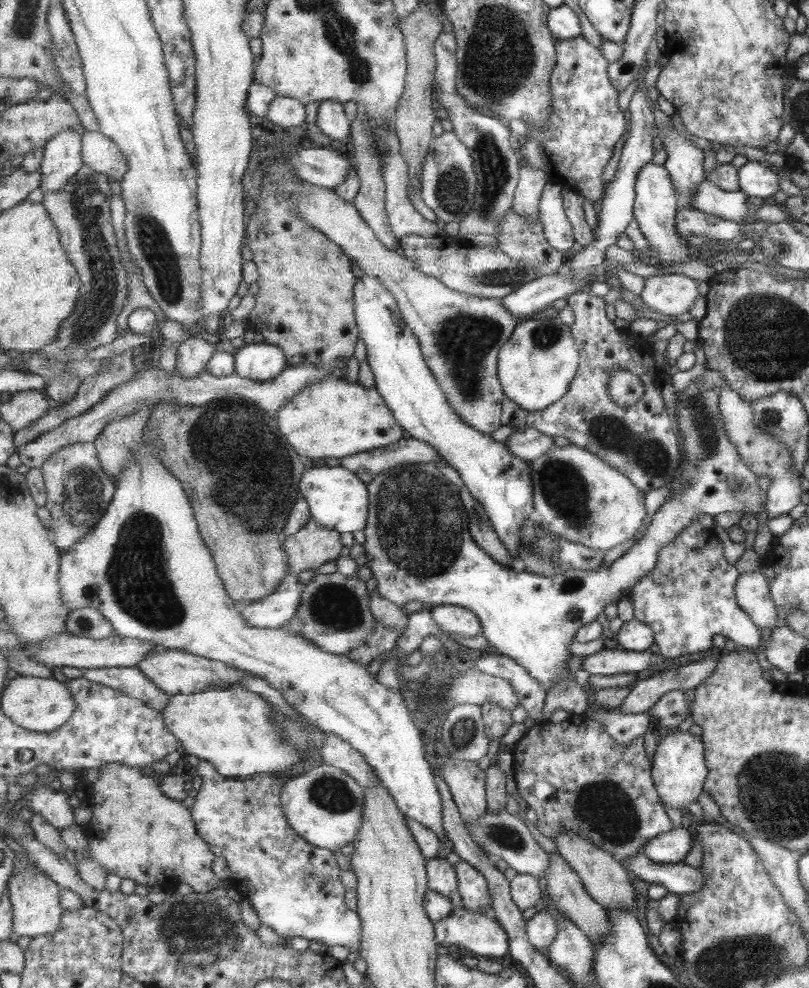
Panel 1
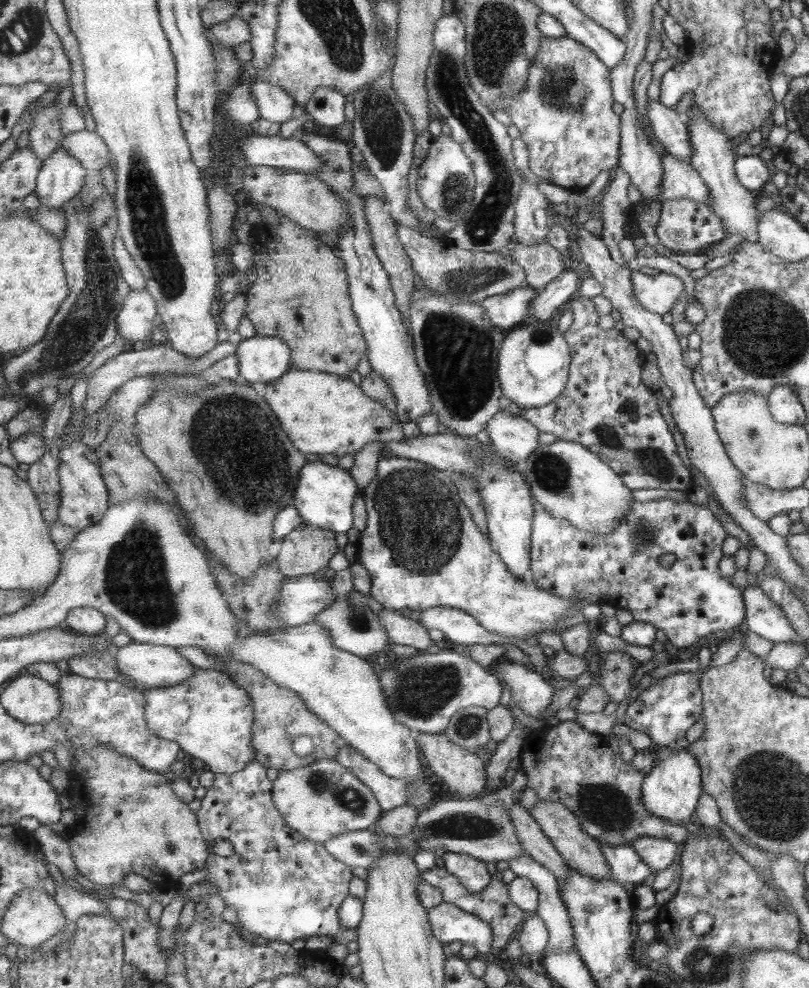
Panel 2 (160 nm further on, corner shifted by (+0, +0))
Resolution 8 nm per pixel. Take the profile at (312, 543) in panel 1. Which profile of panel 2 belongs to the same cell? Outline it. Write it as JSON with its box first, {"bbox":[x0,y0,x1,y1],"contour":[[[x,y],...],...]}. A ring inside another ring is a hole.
{"bbox":[277,523,340,577],"contour":[[[306,523],[285,536],[277,556],[280,572],[287,577],[315,574],[330,566],[331,559],[340,552],[336,532]]]}

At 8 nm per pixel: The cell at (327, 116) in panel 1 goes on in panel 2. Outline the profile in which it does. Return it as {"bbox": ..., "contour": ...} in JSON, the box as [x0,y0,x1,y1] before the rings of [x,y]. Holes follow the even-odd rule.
{"bbox":[305,86,345,129],"contour":[[[324,86],[313,94],[305,108],[315,123],[336,129],[345,122],[345,97],[335,87]]]}

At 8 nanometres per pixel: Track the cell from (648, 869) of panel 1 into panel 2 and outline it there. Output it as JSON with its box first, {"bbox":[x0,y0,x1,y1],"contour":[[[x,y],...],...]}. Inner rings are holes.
{"bbox":[600,842,655,889],"contour":[[[600,842],[605,859],[612,868],[613,878],[631,889],[646,884],[655,875],[649,865],[641,861],[641,856],[633,845],[610,845]]]}

